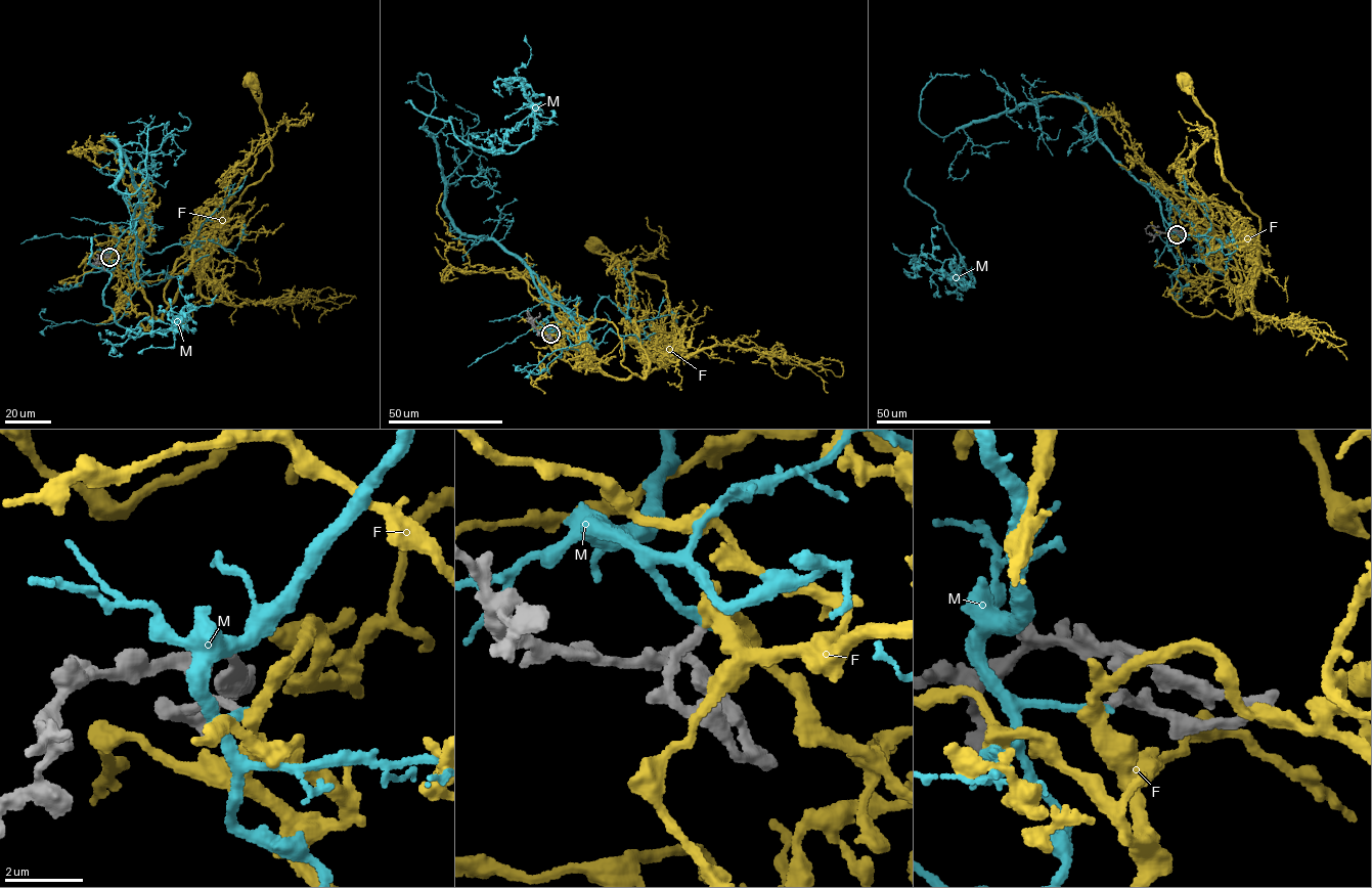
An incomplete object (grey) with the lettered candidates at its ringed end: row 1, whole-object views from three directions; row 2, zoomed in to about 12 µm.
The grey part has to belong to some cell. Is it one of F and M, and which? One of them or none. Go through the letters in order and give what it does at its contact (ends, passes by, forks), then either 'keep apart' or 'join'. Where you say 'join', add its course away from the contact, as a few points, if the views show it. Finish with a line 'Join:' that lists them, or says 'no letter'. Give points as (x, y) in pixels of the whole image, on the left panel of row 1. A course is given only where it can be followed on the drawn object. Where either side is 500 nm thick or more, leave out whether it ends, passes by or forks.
F: it passes by; join; it runs (109, 257), (121, 298), (136, 281), (167, 278), (218, 239), (227, 211), (272, 165), (262, 96), (251, 81)
M: it ends there; keep apart
Join: F

